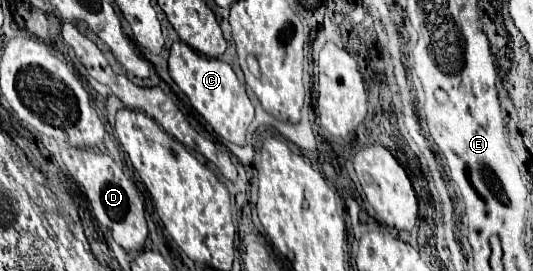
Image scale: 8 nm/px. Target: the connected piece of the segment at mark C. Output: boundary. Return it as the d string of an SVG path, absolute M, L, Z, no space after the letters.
M175 42L169 54L169 74L189 98L191 106L211 124L217 136L237 146L245 146L245 132L253 120L253 104L245 92L245 86L237 80L233 68L227 62L201 56L185 42Z

